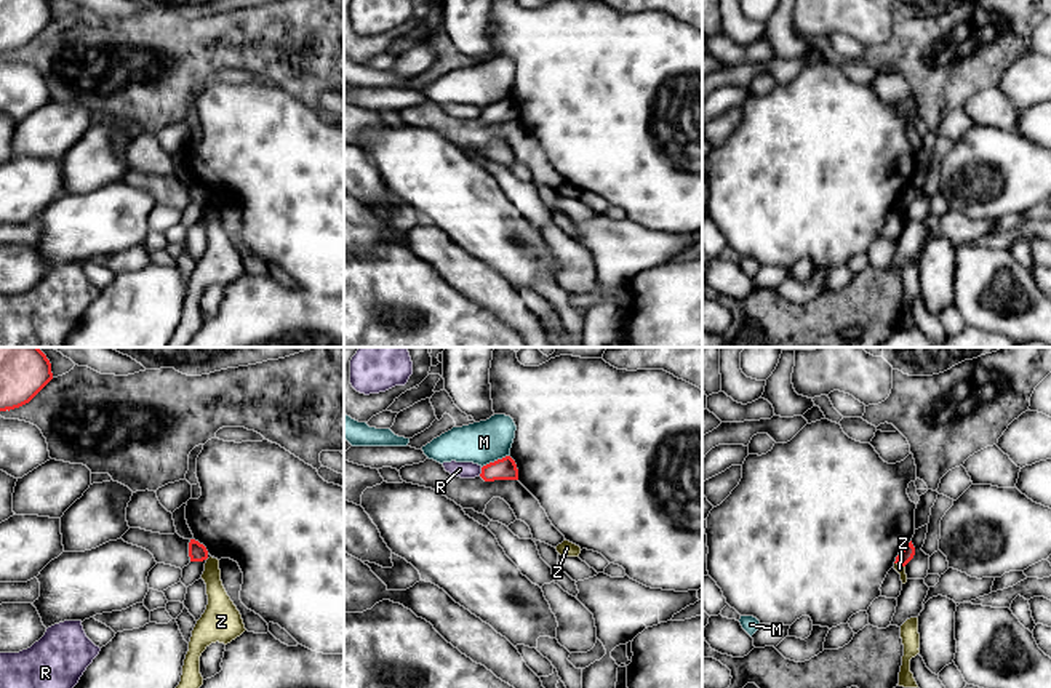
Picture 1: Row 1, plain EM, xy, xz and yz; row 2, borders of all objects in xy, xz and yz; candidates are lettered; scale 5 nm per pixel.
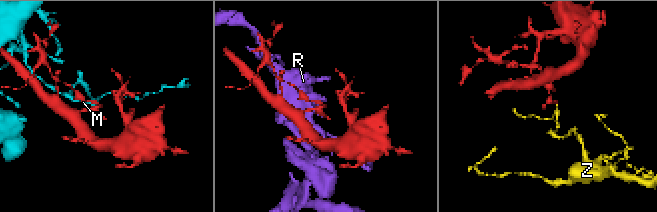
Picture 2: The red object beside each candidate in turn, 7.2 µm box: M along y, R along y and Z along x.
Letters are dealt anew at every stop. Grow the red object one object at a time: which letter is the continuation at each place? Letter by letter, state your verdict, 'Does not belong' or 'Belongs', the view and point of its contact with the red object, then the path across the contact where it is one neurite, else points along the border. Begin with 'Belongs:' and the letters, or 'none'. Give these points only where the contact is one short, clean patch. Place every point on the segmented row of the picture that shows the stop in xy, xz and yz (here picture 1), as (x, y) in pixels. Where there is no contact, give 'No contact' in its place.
Belongs: none
M: Does not belong. Touches red at xz (495, 461). Boundary: xz (509, 455), (482, 468)
R: Does not belong. Touches red at xz (482, 472)
Z: Does not belong. Touches red at yz (899, 564). Boundary: yz (895, 562), (904, 567)

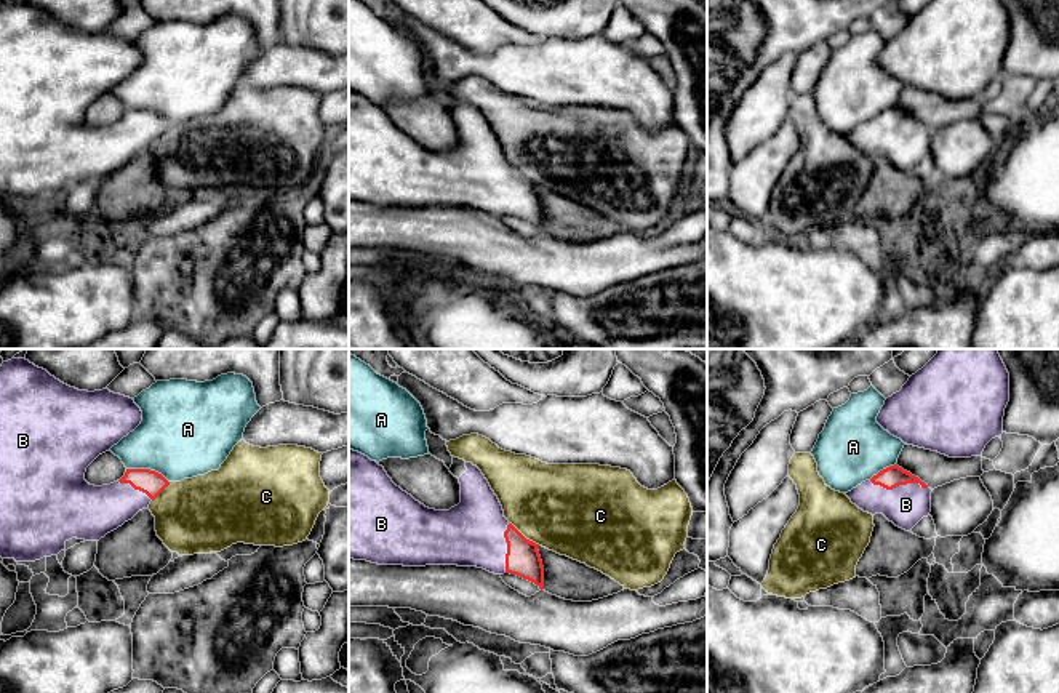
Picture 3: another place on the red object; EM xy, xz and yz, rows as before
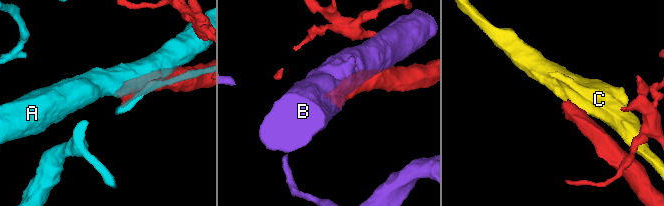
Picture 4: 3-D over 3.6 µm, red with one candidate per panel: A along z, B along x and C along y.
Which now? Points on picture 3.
Belongs: B
A: Does not belong. Touches red at xy (147, 469)
B: Belongs. Touches red at yz (898, 485)
C: Does not belong. Touches red at xz (523, 536)

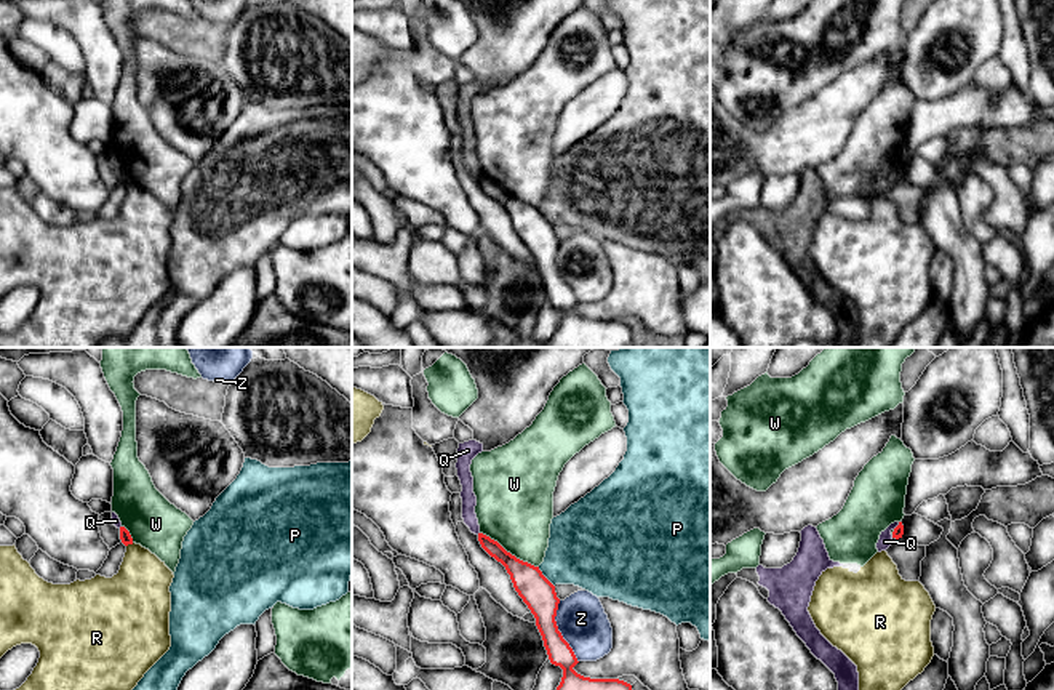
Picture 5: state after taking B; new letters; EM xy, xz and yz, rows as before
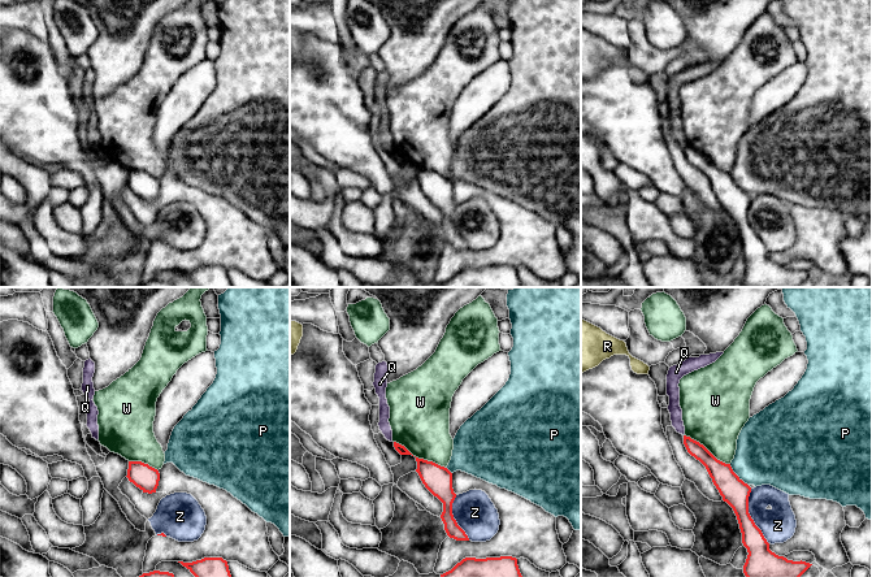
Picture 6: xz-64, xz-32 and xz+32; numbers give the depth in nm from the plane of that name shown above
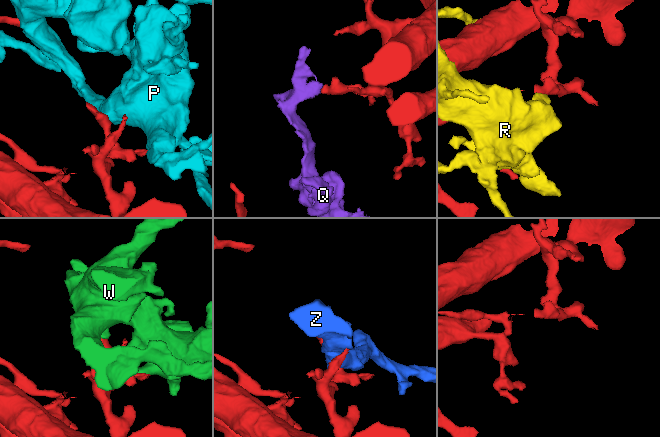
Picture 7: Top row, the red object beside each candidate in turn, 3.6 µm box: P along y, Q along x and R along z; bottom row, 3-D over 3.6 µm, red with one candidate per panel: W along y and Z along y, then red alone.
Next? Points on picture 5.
Belongs: none
P: Does not belong. Touches red at xz (544, 577)
Q: Does not belong. Touches red at yz (898, 525). Boundary: yz (899, 522), (893, 529)
R: Does not belong. Touches red at xy (130, 543)
W: Does not belong. Touches red at xz (509, 553)
Z: Does not belong. Touches red at xz (558, 631)

